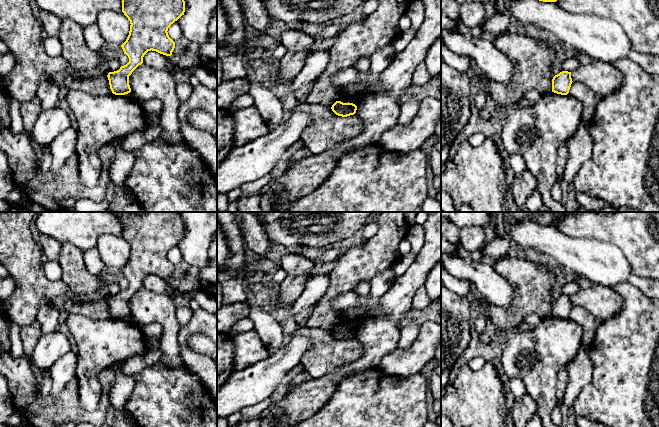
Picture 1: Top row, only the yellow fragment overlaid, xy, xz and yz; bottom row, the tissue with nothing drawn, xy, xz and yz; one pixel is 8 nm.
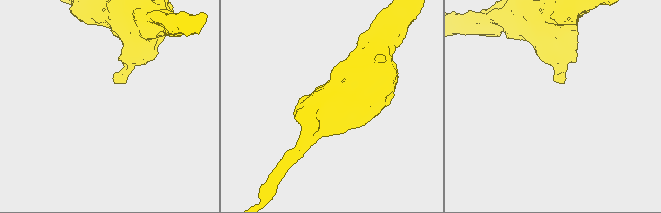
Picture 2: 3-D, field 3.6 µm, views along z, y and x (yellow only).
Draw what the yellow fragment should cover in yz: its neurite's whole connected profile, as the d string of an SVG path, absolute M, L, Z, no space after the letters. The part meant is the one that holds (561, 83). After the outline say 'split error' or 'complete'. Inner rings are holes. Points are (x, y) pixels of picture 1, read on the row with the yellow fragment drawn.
M562 71L552 79L552 92L567 95L572 84L571 72Z; complete

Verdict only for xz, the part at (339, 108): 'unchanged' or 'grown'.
unchanged

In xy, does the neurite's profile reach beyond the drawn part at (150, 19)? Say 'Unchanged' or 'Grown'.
Unchanged

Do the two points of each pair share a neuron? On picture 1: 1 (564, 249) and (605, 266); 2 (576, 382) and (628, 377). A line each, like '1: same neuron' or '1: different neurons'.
1: same neuron
2: different neurons

